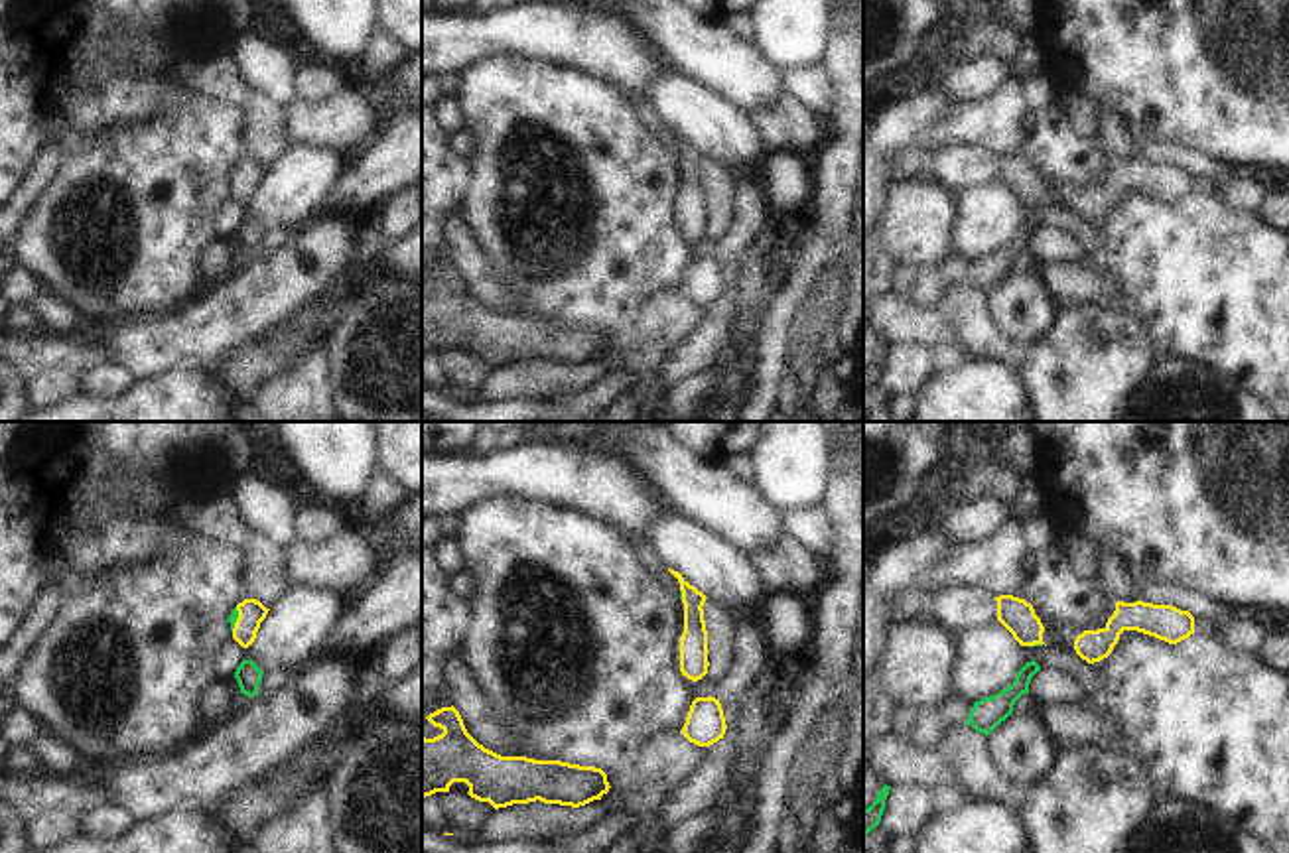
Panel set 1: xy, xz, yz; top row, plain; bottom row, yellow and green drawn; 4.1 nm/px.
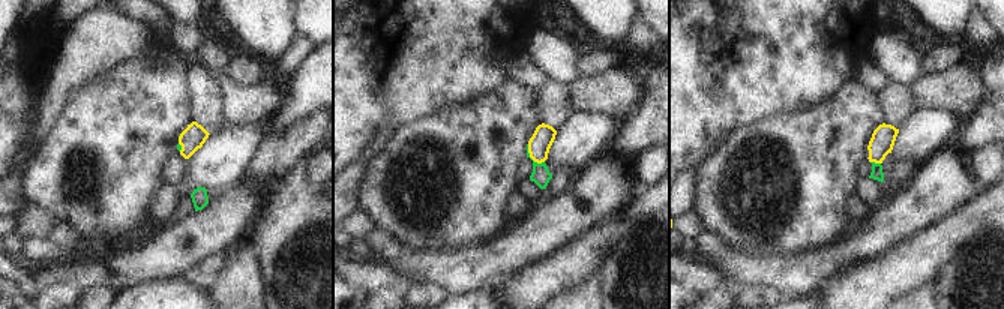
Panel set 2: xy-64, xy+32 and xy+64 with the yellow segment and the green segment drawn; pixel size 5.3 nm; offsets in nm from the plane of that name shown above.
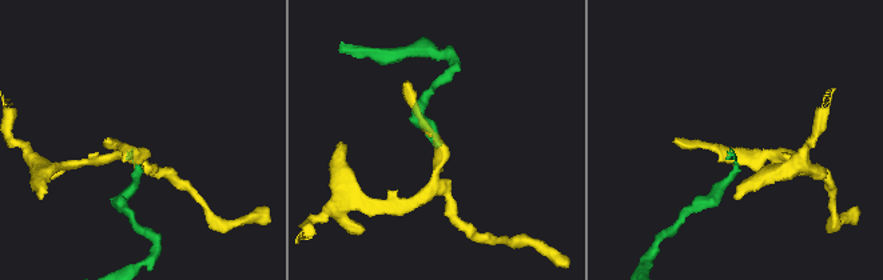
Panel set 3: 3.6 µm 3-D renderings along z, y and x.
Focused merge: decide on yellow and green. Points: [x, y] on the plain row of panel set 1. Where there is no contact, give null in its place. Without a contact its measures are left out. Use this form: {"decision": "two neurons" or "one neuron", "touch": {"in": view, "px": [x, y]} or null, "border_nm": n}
{"decision": "one neuron", "touch": {"in": "xy", "px": [237, 178]}, "border_nm": 100}

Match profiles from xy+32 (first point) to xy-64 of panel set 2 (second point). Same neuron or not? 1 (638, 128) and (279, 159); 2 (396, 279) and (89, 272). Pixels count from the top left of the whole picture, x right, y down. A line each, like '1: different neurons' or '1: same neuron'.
1: same neuron
2: same neuron

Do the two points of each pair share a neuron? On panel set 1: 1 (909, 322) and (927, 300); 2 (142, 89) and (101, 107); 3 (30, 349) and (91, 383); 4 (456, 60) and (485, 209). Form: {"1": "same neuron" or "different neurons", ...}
{"1": "different neurons", "2": "same neuron", "3": "different neurons", "4": "different neurons"}

